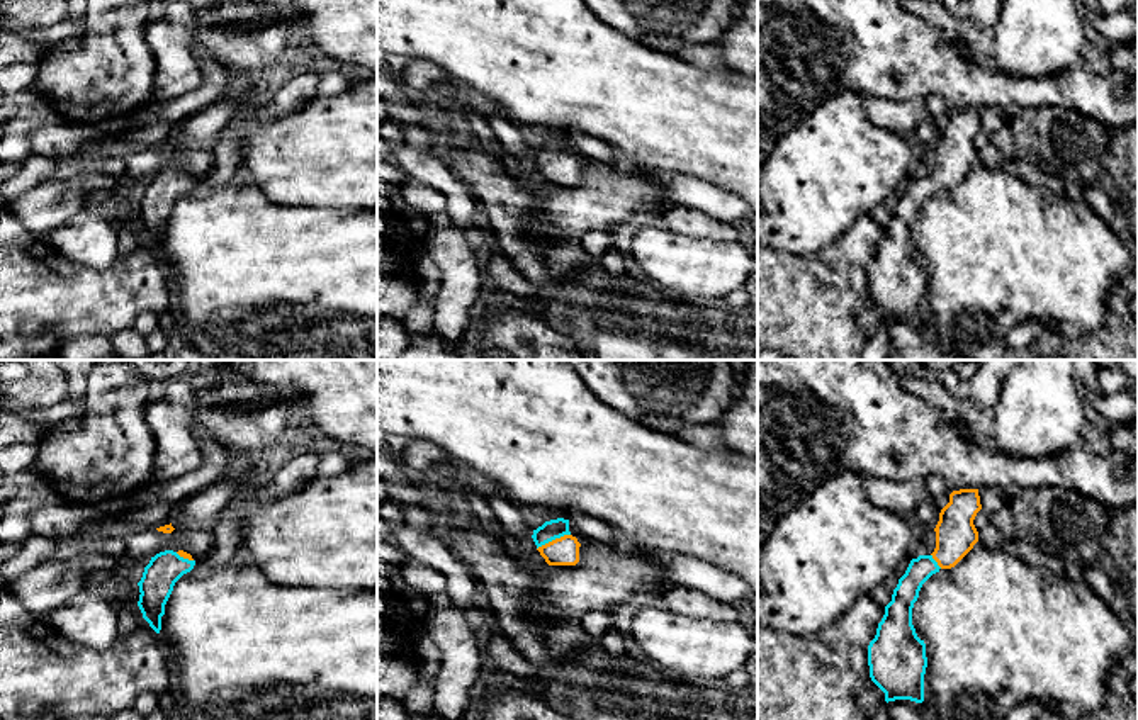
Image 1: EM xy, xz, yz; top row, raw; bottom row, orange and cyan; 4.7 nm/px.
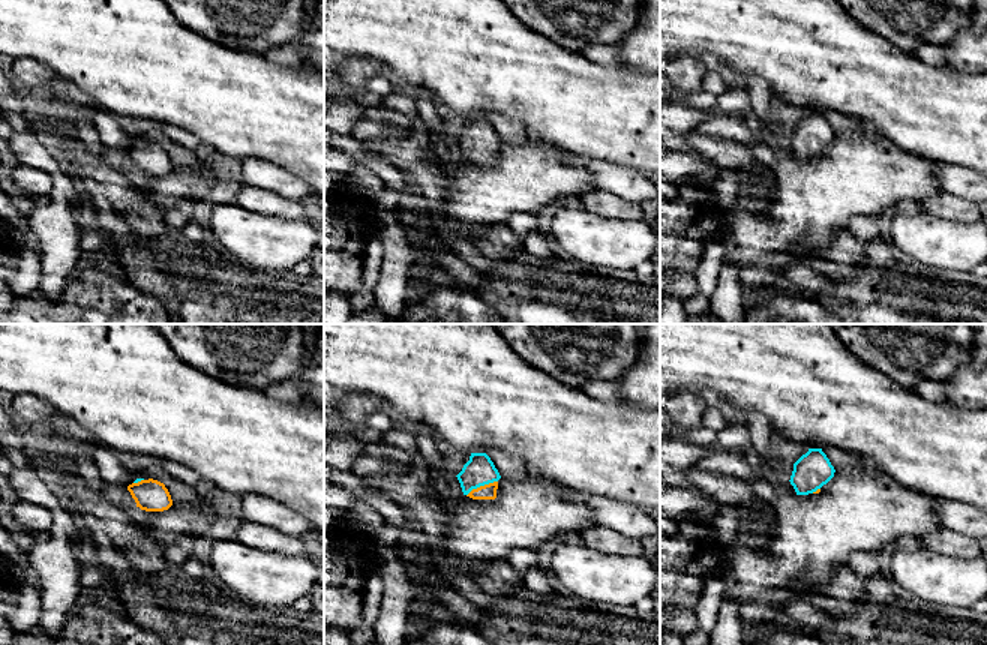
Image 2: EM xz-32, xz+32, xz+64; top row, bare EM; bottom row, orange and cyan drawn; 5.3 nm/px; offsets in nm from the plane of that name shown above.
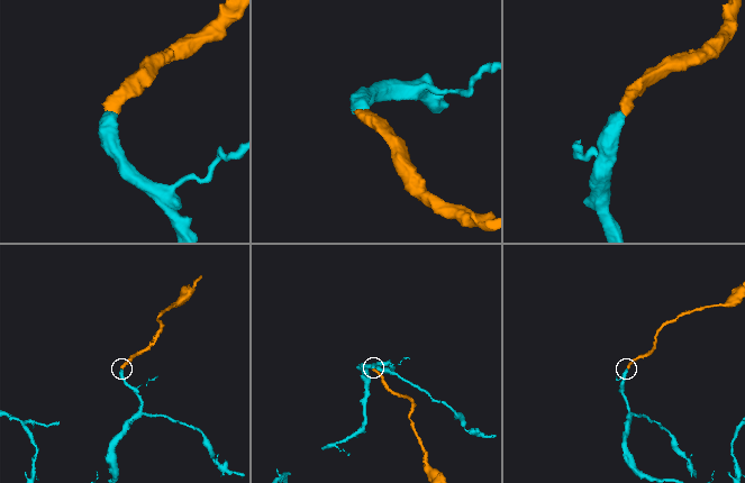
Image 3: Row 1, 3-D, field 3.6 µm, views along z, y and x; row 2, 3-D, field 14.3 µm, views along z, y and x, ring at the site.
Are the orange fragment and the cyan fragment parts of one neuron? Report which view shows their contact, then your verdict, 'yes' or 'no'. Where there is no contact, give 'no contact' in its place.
xz | yes

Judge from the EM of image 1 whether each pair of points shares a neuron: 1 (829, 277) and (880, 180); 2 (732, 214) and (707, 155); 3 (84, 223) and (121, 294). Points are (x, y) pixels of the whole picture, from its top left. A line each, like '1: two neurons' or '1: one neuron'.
1: two neurons
2: two neurons
3: two neurons

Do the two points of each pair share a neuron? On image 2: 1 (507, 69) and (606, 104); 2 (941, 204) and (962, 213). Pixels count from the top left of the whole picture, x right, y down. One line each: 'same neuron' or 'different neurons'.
1: same neuron
2: same neuron

